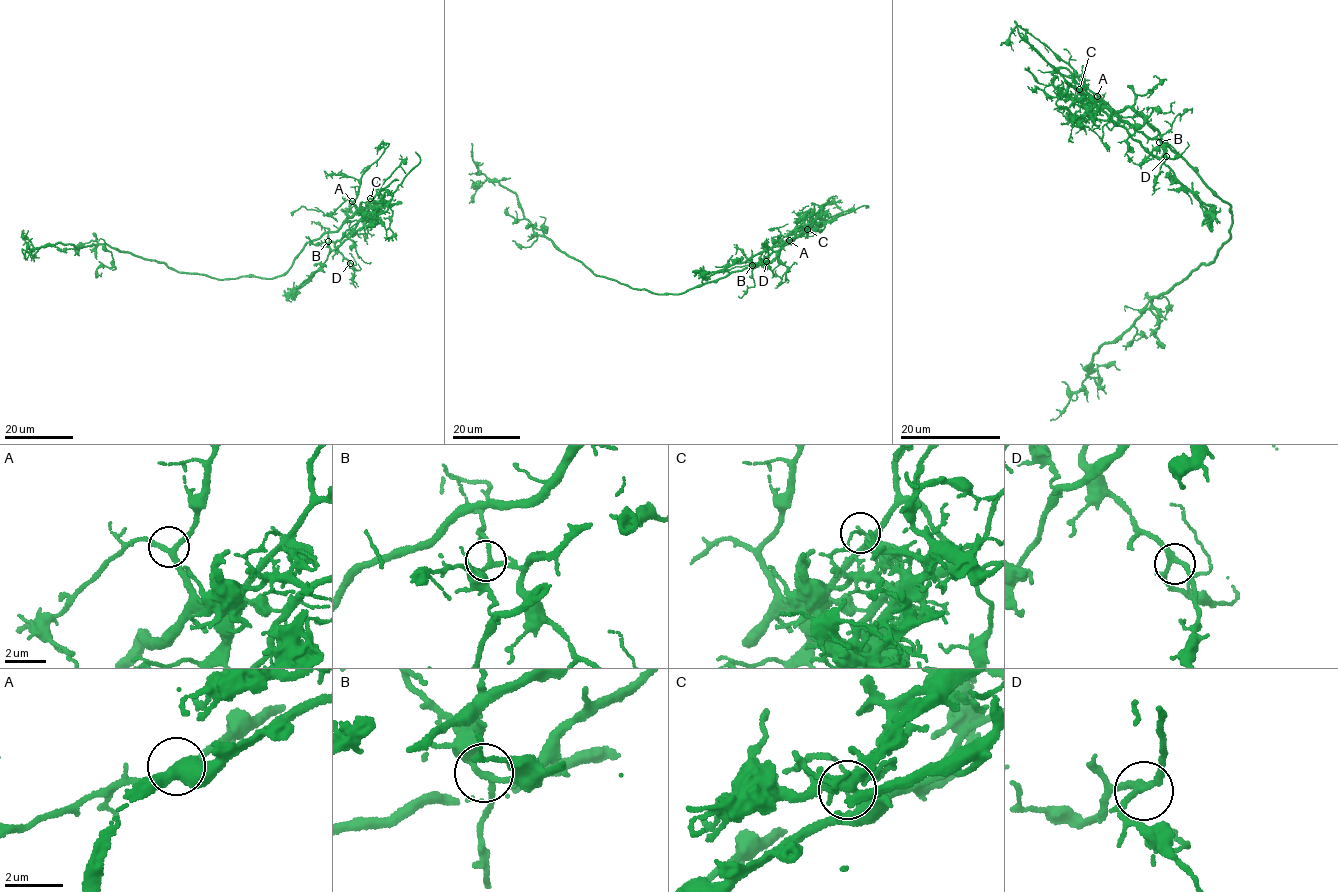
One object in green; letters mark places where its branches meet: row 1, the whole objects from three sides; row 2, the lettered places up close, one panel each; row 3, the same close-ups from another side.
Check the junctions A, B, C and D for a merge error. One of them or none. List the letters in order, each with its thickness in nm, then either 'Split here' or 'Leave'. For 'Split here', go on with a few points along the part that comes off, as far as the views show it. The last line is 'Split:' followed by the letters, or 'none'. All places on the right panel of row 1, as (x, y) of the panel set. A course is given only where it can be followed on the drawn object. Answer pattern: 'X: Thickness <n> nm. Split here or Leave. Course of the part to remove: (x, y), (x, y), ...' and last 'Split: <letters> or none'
A: Thickness 240 nm. Leave
B: Thickness 200 nm. Leave
C: Thickness 110 nm. Split here. Course of the part to remove: (1078, 89), (1075, 92), (1079, 99), (1089, 98), (1156, 156), (1205, 208), (1209, 220), (1212, 218)
D: Thickness 220 nm. Leave
Split: C

